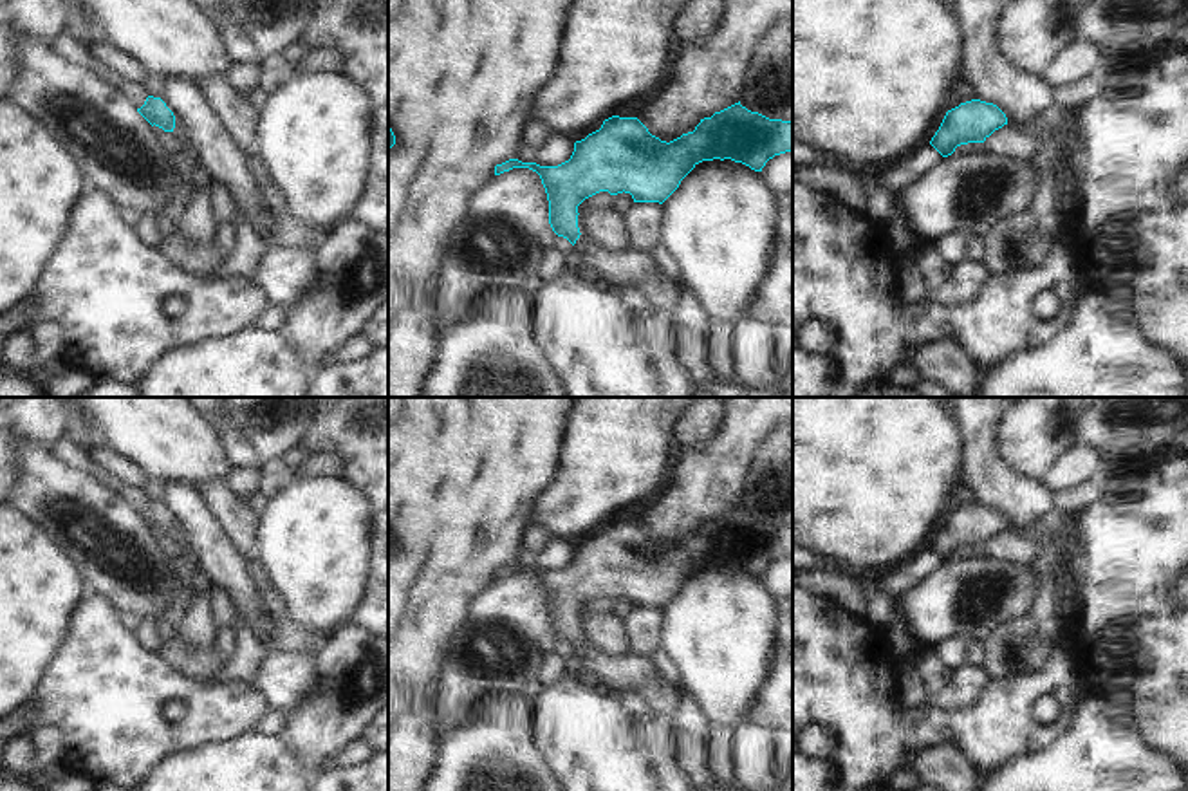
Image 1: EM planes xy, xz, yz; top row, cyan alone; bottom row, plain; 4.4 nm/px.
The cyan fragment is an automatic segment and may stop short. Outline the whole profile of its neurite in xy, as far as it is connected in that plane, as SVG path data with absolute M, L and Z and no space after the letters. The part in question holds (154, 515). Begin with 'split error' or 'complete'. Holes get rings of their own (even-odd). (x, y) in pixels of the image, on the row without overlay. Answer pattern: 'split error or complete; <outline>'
split error; M148 500L144 509L137 516L153 531L170 536L175 544L184 545L186 538L181 529L175 527L173 516L161 502Z

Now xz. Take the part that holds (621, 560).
split error; M738 507L701 524L693 536L666 547L652 540L637 522L612 520L601 533L574 547L569 565L540 571L509 563L495 580L513 572L536 576L549 605L549 628L574 650L590 683L608 690L639 693L652 713L672 715L675 686L657 674L648 657L608 657L578 632L578 610L599 598L630 598L634 607L663 609L702 565L731 563L762 576L775 560L793 554L793 526L769 524Z

